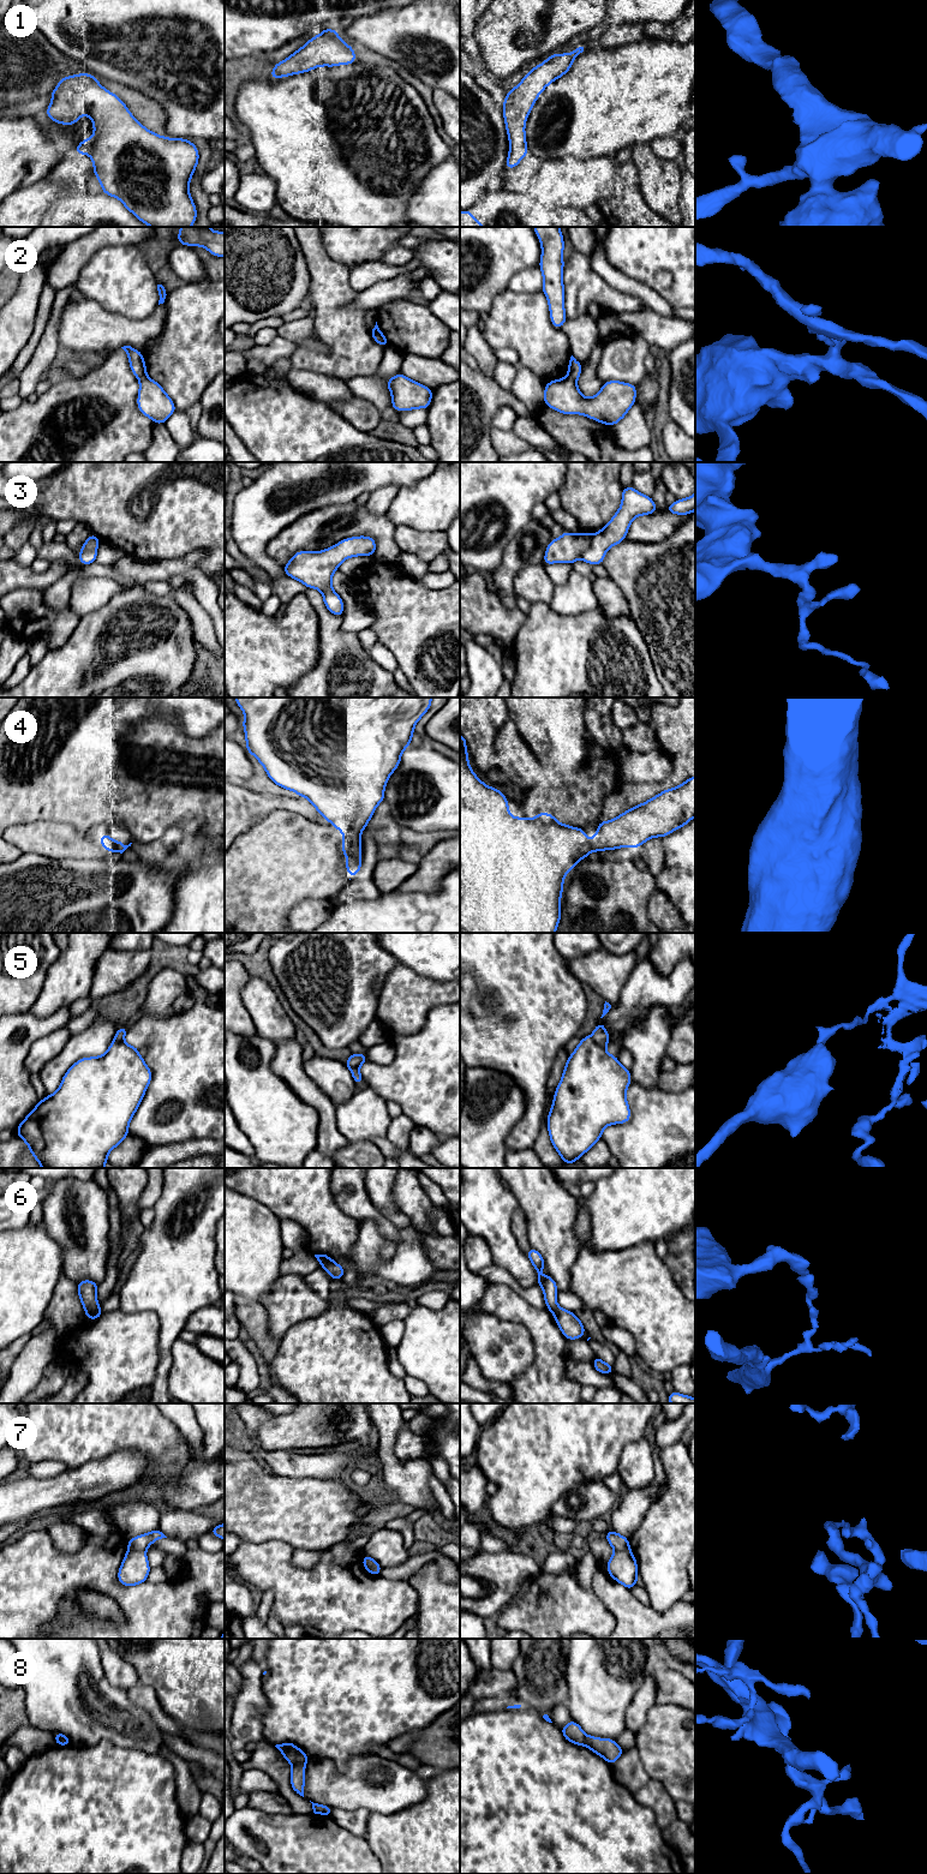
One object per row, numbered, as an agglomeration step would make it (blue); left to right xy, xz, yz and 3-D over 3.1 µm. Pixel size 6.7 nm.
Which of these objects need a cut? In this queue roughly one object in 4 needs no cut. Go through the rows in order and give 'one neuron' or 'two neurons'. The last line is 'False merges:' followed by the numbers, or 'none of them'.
1: one neuron
2: two neurons
3: two neurons
4: one neuron
5: two neurons
6: two neurons
7: two neurons
8: two neurons
False merges: 2, 3, 5, 6, 7, 8

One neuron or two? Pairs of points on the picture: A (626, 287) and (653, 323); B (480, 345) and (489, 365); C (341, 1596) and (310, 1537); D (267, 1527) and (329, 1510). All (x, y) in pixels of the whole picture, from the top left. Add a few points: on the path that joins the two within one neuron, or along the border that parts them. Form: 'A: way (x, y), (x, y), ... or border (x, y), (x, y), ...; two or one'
A: border (647, 305), (662, 315), (673, 317); two
B: way (480, 349), (486, 360); one
C: border (345, 1540), (321, 1550); two
D: way (282, 1512), (314, 1512); one

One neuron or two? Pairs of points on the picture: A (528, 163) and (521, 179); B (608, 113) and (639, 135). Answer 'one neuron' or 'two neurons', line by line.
A: one neuron
B: one neuron

